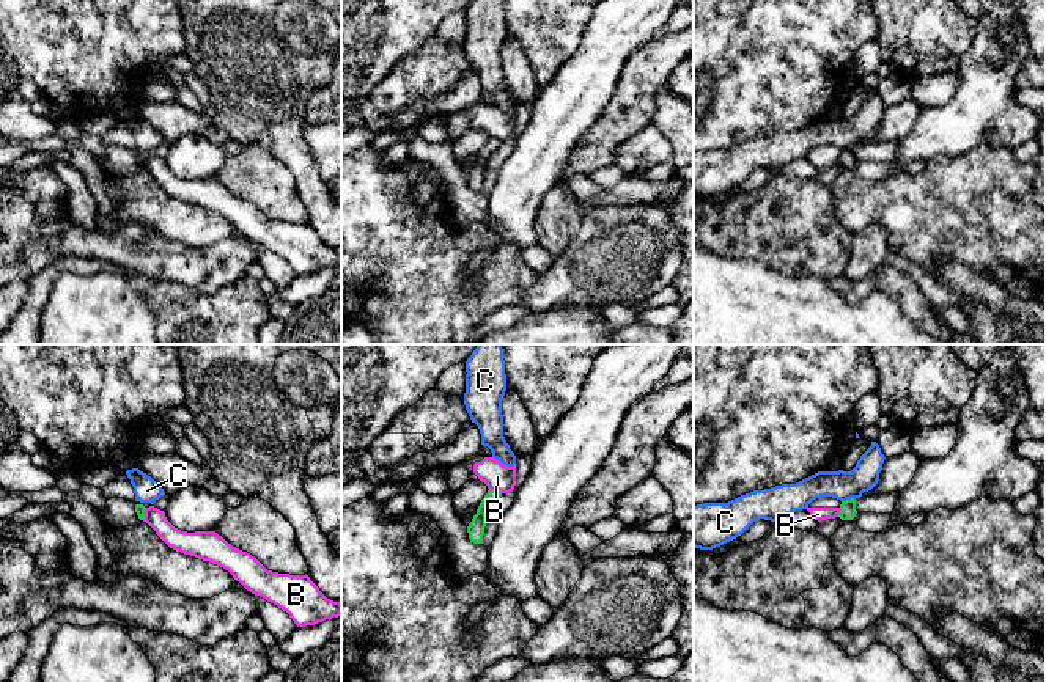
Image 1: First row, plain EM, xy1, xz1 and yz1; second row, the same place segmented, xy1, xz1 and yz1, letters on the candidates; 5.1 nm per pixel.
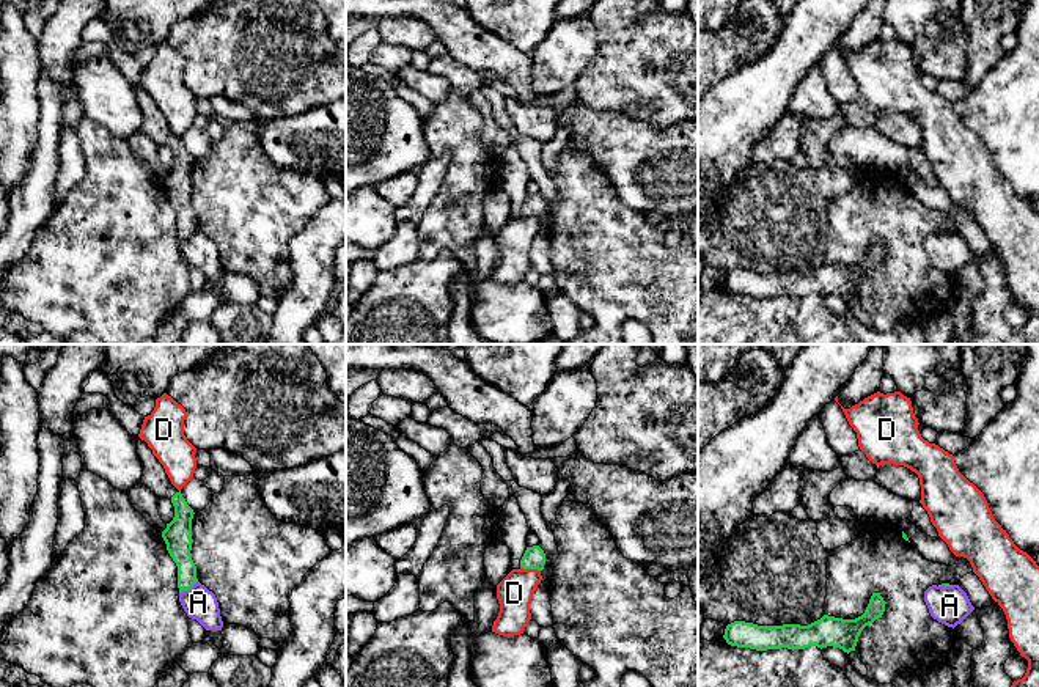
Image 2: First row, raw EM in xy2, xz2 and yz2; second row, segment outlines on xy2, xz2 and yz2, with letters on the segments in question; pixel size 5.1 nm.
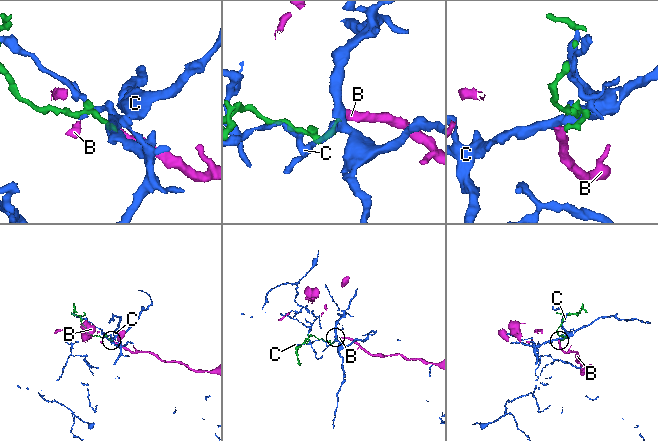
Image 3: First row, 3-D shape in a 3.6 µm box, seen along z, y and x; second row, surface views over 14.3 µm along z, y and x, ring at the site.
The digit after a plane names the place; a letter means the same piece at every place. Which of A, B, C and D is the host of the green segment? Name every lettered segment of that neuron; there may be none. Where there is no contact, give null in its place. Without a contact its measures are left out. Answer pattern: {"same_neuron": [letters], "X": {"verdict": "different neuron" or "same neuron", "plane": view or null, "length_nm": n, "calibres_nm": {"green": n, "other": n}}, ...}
{"same_neuron": [], "A": {"verdict": "different neuron", "plane": "xy2", "length_nm": 120, "calibres_nm": {"green": 130, "other": 170}}, "B": {"verdict": "different neuron", "plane": "xz1", "length_nm": 70, "calibres_nm": {"green": 90, "other": 140}}, "C": {"verdict": "different neuron", "plane": "yz1", "length_nm": 70, "calibres_nm": {"green": 80, "other": 150}}, "D": {"verdict": "different neuron", "plane": "xz2", "length_nm": 110, "calibres_nm": {"green": 110, "other": 190}}}

